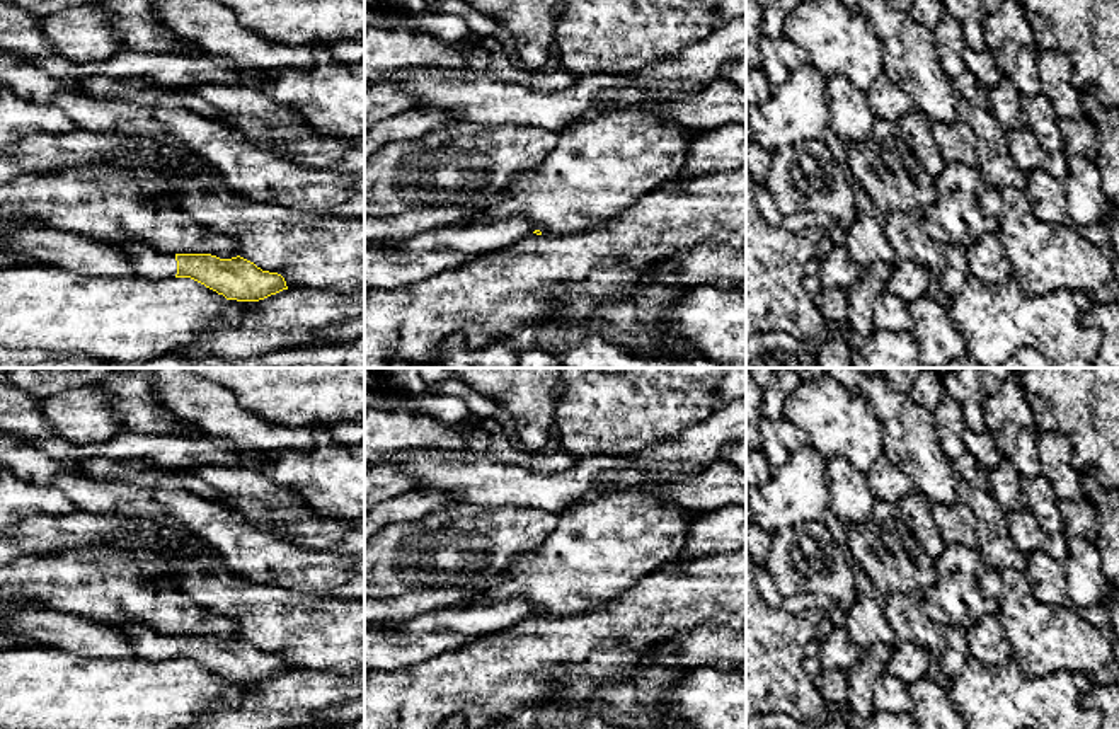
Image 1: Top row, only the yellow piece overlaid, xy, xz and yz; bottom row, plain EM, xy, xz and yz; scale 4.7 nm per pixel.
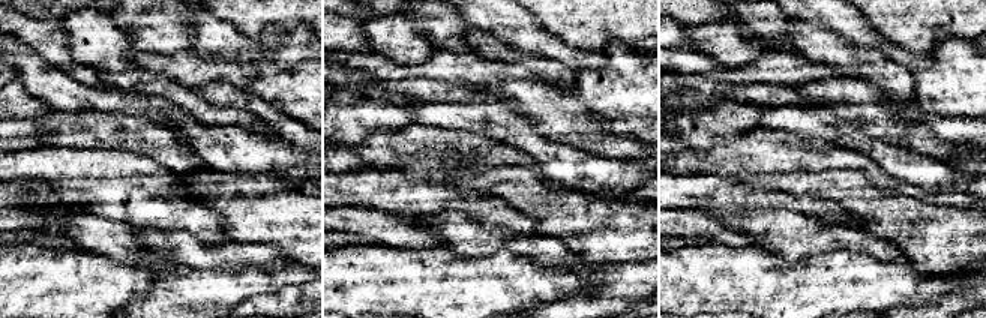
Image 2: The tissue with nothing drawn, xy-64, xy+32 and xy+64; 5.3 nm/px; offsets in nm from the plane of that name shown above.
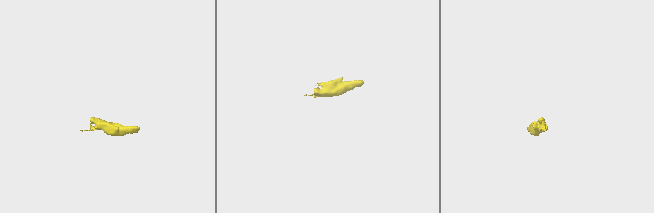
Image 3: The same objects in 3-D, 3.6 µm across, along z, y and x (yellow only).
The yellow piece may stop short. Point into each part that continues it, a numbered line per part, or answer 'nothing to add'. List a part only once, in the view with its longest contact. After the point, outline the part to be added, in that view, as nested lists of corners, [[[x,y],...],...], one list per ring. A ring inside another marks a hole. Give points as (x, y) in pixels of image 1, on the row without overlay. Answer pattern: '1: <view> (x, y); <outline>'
1: xy (149, 644); [[[141,622],[118,625],[133,646],[135,657],[146,661],[175,659],[177,642],[172,634],[160,634]]]

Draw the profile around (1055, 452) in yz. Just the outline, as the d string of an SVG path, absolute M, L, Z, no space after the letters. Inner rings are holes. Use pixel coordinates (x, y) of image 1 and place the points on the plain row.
M1036 431L1041 475L1049 482L1058 501L1082 501L1083 472L1073 463L1070 439L1061 433Z

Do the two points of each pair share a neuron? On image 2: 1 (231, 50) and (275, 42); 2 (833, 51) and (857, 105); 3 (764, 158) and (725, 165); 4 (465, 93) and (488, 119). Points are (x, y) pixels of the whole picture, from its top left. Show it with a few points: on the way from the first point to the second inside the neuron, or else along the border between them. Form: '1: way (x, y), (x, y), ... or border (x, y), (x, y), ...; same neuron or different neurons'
1: way (242, 48), (264, 47); same neuron
2: border (836, 75), (868, 80), (878, 89); different neurons
3: way (755, 158), (734, 159); same neuron
4: border (438, 99), (465, 102), (500, 101); different neurons

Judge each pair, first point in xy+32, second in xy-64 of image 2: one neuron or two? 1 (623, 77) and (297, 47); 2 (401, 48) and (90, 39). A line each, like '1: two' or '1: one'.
1: two
2: one

